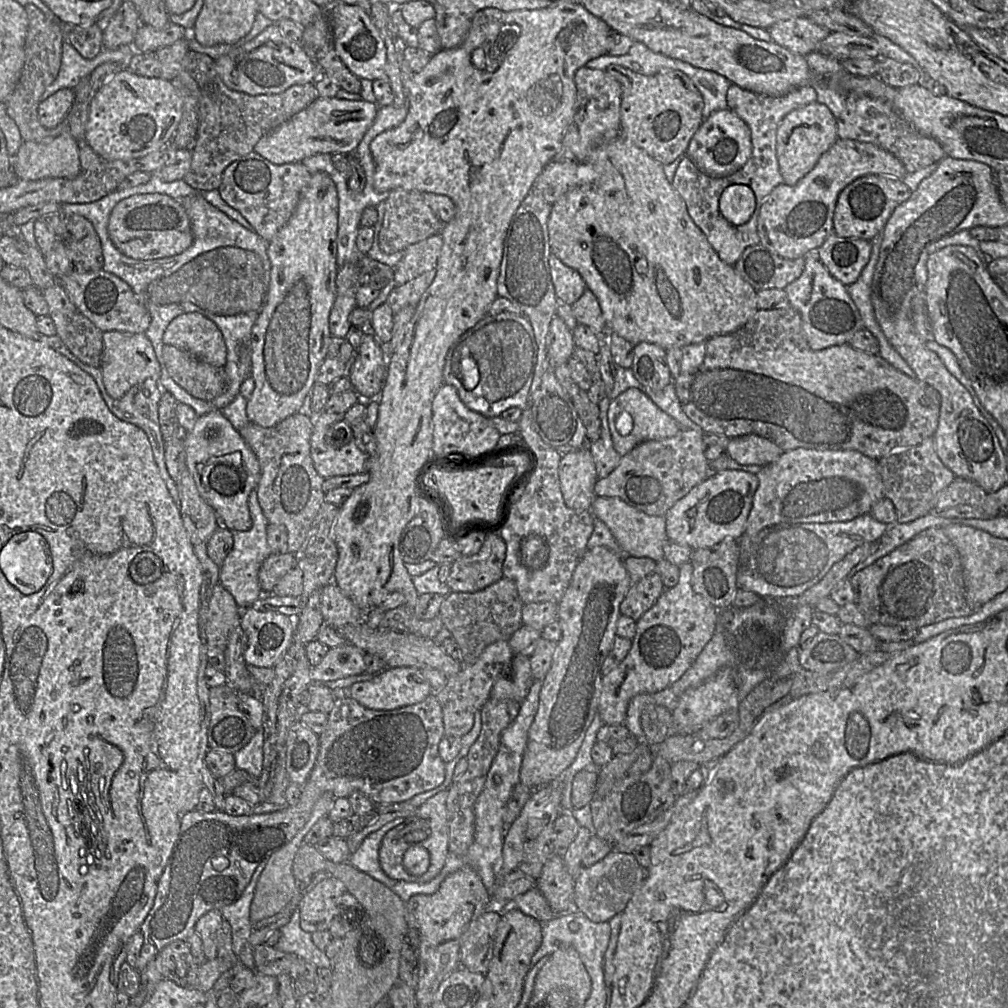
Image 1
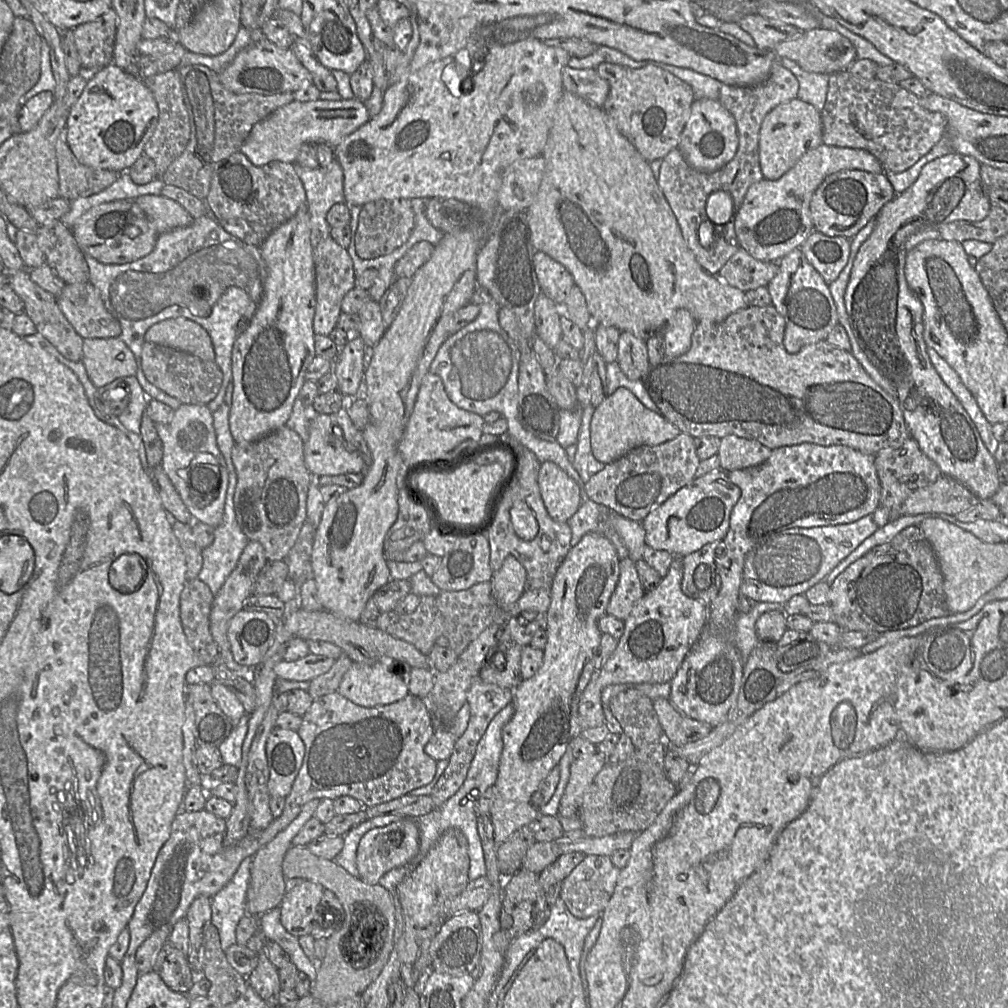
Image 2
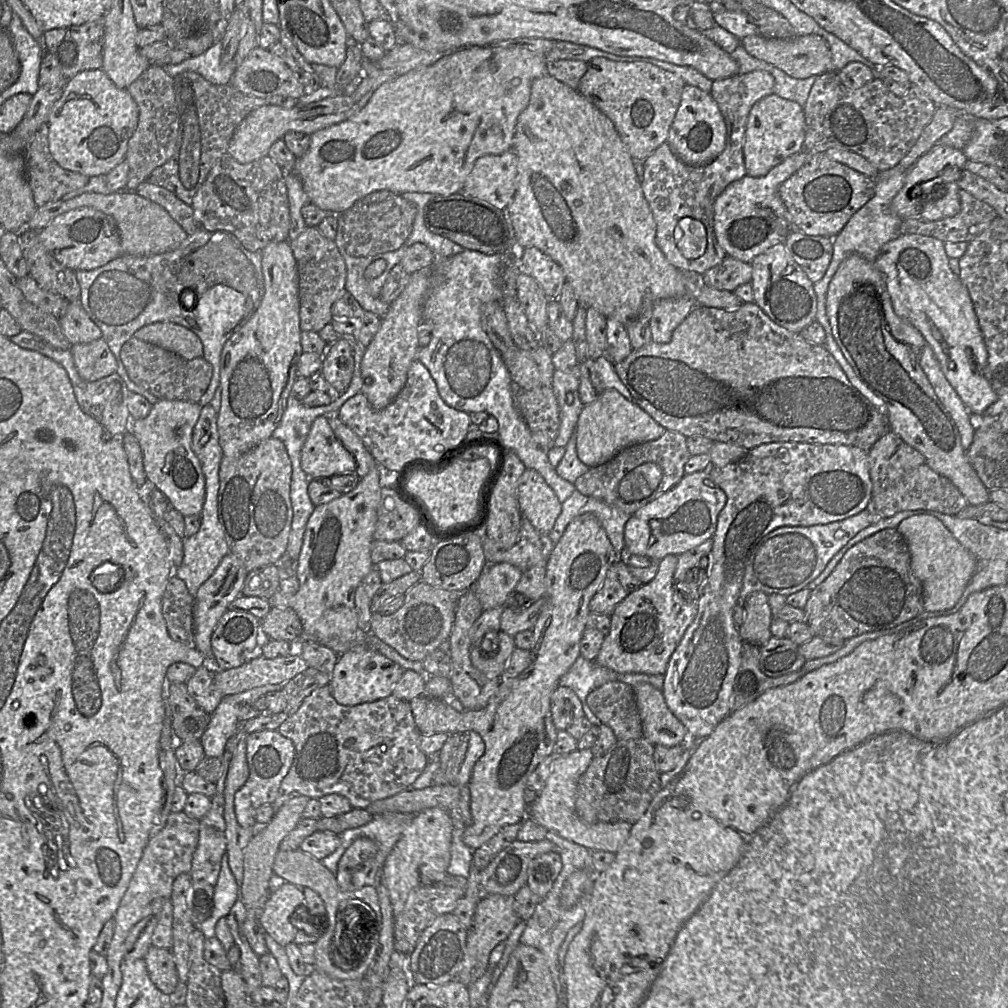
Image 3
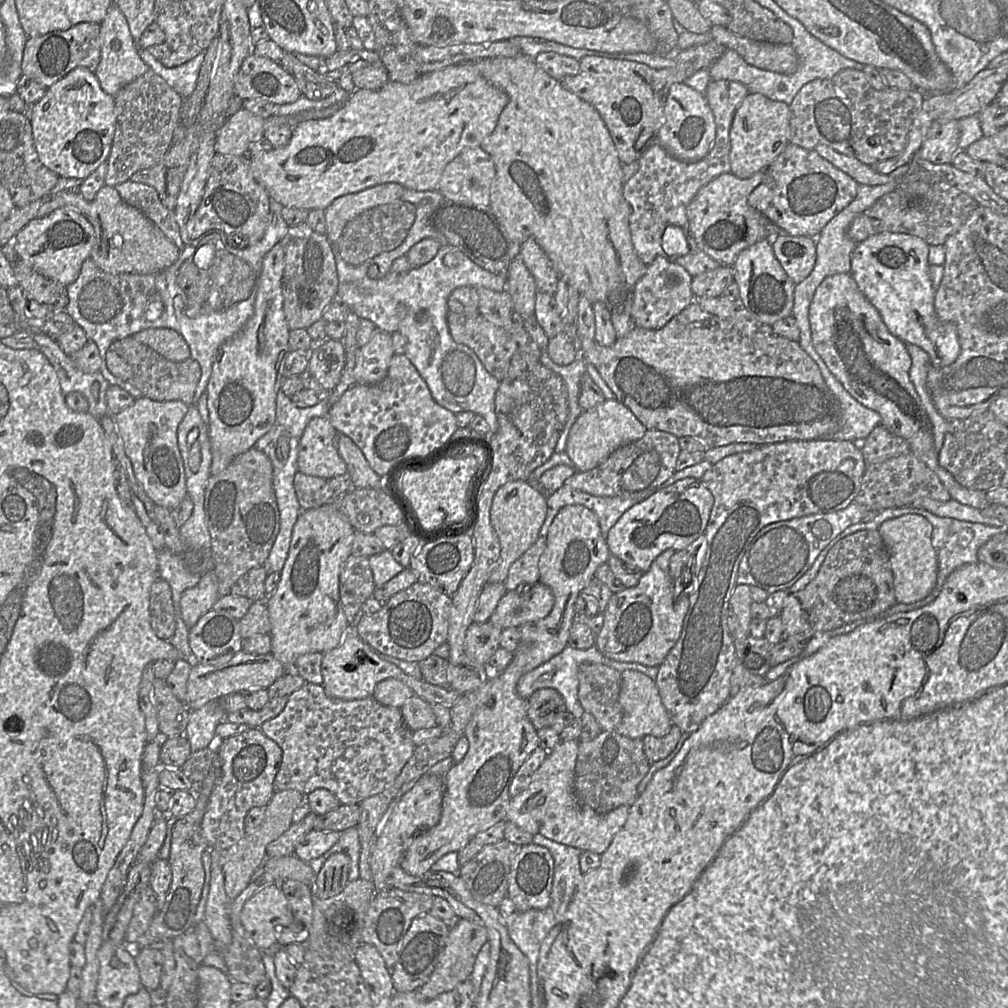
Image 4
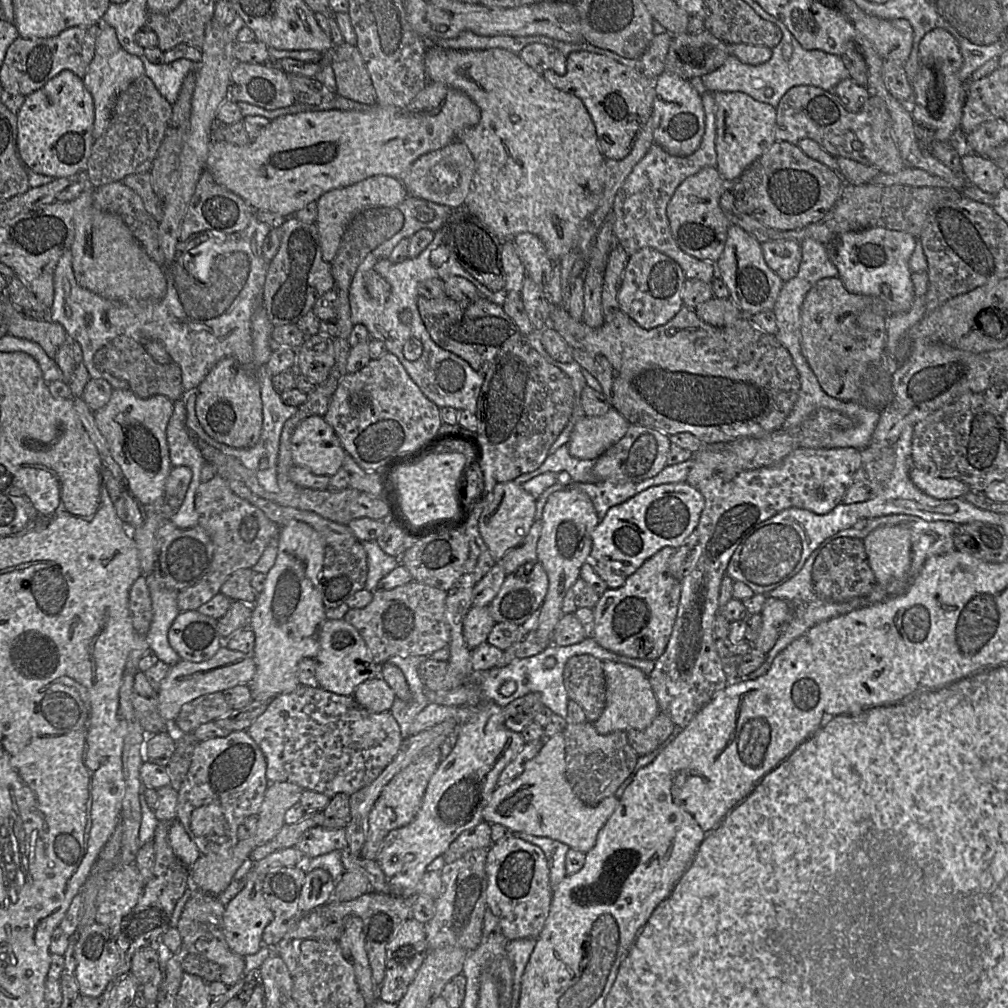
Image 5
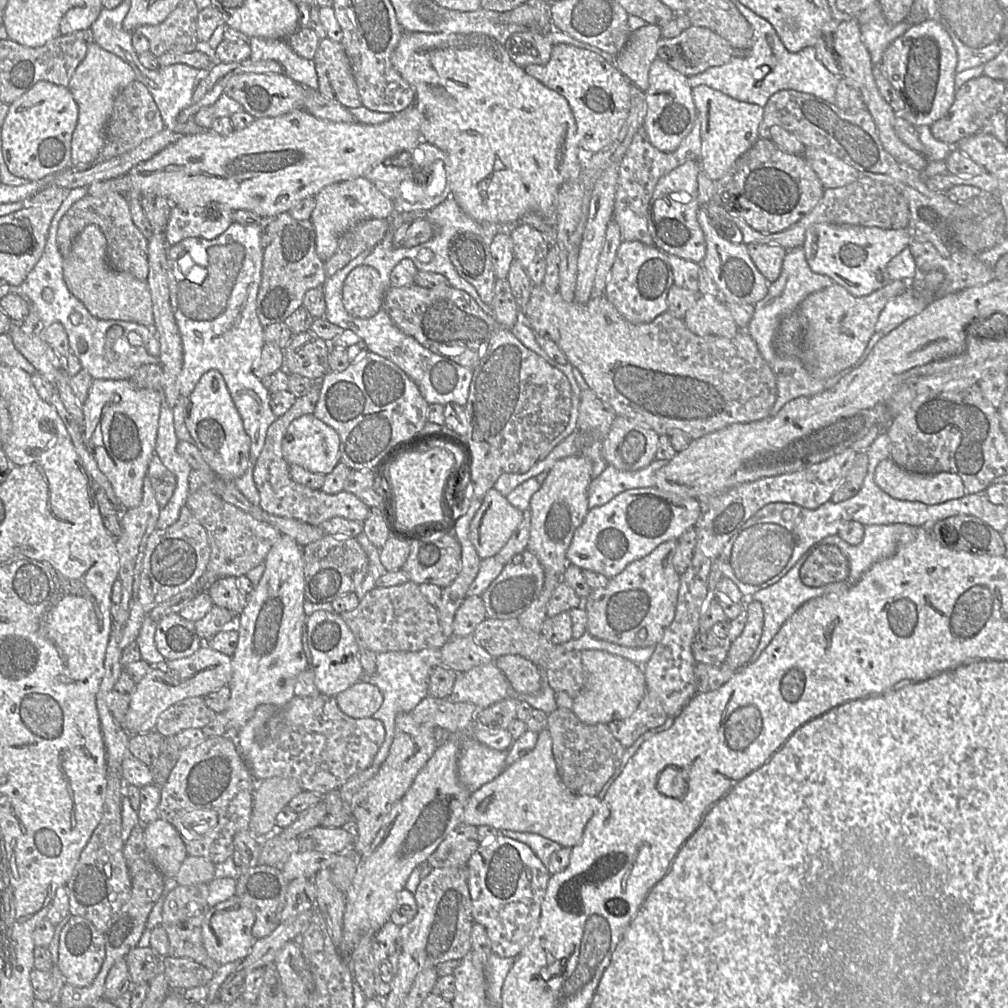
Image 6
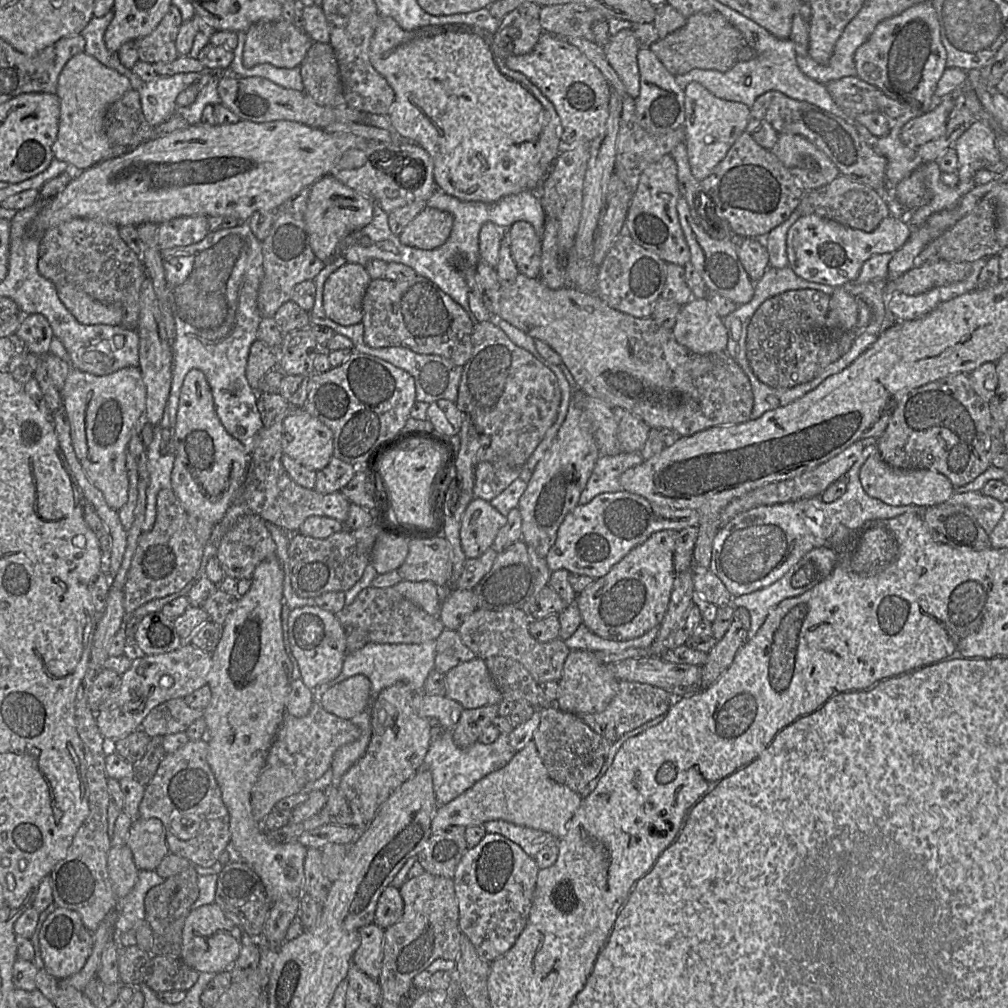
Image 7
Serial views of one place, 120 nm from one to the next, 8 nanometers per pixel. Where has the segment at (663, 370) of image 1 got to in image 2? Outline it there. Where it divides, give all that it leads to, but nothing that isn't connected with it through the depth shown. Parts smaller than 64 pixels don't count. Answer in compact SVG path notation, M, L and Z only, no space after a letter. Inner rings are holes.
M622 331L616 362L630 380L640 380L650 367L646 341Z

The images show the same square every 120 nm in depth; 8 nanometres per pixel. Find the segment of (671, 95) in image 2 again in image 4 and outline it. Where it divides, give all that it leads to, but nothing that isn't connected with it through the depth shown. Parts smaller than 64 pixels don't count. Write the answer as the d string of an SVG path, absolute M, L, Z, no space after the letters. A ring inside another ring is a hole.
M712 37L707 43L679 49L672 56L676 65L663 69L628 60L584 56L579 60L579 72L563 77L560 83L598 111L609 130L620 162L629 164L639 160L651 143L658 143L656 135L663 121L670 87L685 82L700 69L709 68L726 50Z

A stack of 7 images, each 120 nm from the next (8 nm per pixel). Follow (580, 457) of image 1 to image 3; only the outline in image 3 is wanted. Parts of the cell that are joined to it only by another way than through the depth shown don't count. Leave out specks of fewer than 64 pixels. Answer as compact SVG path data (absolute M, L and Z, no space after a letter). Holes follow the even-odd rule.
M526 469L518 481L517 498L524 519L549 534L561 513L562 502L537 471Z

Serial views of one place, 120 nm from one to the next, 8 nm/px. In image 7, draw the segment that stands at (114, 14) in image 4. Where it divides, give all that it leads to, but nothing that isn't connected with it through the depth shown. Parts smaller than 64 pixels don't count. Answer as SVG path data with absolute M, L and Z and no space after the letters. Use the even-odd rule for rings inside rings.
M84 51L69 59L58 77L55 92L59 99L60 115L57 138L53 144L54 157L70 167L85 170L134 148L113 144L104 128L105 115L110 105L131 88L131 82L126 76Z

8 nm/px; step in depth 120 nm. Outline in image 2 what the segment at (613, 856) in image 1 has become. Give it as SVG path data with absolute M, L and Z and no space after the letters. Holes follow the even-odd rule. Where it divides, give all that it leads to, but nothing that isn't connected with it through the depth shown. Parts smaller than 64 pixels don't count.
M588 855L562 880L560 898L569 912L577 918L600 915L607 906L616 886L621 869L615 867L608 856Z

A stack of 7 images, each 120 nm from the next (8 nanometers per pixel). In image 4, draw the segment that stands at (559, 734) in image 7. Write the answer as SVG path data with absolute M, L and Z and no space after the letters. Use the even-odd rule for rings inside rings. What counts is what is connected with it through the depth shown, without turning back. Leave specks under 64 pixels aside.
M601 731L590 741L578 742L574 793L579 803L603 814L620 806L630 806L638 797L638 785L647 775L651 763L644 753L641 739Z

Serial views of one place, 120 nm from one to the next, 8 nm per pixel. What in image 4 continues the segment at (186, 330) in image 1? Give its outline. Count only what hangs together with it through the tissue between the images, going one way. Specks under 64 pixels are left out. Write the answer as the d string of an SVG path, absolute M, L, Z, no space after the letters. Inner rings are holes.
M148 328L132 335L171 361L184 361L190 358L190 348L181 334L169 328Z

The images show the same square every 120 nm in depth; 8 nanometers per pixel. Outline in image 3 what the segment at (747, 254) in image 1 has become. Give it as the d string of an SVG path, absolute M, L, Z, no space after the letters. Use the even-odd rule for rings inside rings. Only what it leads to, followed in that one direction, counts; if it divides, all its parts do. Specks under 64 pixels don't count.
M728 256L717 266L706 271L701 283L718 290L734 293L735 289L751 282L752 266L734 257Z

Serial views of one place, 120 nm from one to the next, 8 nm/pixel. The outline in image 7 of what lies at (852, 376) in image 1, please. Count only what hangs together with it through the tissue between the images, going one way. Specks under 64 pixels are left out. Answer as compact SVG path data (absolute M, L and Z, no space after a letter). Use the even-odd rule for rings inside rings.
M519 274L511 284L502 284L498 303L498 314L496 316L520 329L528 336L542 340L553 348L560 355L562 364L573 376L578 390L605 403L611 408L622 408L627 410L634 416L643 420L651 428L659 430L670 429L679 433L681 437L685 437L714 426L739 424L751 419L754 398L750 381L740 365L726 351L713 354L698 354L692 352L677 342L671 329L665 329L659 326L650 317L640 319L615 310L609 307L598 294L584 293L570 286L560 289L551 289L545 285L539 277L529 278L523 274Z

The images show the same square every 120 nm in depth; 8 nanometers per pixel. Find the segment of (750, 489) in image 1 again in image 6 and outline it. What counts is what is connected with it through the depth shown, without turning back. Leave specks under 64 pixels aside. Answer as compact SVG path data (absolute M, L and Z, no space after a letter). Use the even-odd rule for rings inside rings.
M656 487L635 488L588 511L567 550L569 563L611 579L633 561L651 553L661 543L678 540L693 527L701 513L699 500L662 491Z

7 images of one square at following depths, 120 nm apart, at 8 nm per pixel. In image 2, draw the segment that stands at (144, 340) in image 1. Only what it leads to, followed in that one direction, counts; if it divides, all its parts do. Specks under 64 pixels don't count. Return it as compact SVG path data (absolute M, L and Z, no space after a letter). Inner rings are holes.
M119 337L84 339L81 362L96 387L103 387L121 377L134 376L140 370L137 354Z

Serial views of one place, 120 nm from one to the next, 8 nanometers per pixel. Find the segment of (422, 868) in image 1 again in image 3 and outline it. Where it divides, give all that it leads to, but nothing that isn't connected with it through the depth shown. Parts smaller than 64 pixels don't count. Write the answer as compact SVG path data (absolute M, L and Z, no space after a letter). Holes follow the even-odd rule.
M366 837L356 839L339 860L335 874L339 887L353 891L363 886L377 886L374 859L378 847Z

